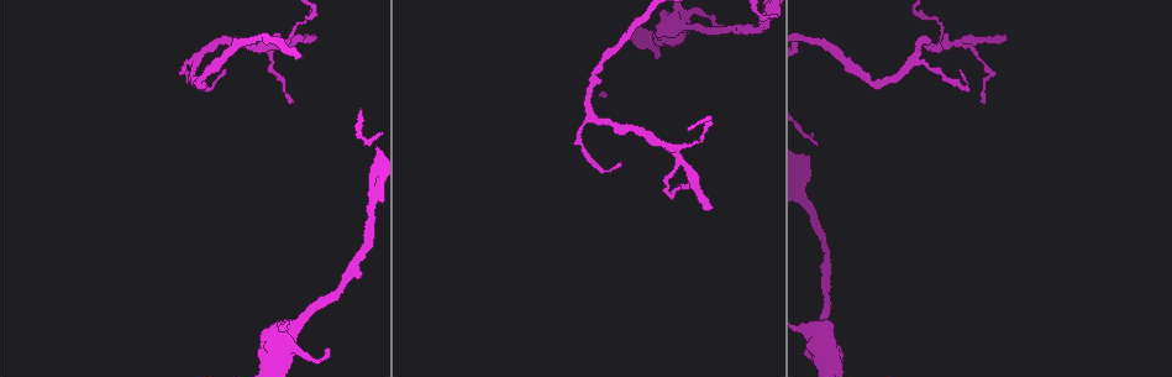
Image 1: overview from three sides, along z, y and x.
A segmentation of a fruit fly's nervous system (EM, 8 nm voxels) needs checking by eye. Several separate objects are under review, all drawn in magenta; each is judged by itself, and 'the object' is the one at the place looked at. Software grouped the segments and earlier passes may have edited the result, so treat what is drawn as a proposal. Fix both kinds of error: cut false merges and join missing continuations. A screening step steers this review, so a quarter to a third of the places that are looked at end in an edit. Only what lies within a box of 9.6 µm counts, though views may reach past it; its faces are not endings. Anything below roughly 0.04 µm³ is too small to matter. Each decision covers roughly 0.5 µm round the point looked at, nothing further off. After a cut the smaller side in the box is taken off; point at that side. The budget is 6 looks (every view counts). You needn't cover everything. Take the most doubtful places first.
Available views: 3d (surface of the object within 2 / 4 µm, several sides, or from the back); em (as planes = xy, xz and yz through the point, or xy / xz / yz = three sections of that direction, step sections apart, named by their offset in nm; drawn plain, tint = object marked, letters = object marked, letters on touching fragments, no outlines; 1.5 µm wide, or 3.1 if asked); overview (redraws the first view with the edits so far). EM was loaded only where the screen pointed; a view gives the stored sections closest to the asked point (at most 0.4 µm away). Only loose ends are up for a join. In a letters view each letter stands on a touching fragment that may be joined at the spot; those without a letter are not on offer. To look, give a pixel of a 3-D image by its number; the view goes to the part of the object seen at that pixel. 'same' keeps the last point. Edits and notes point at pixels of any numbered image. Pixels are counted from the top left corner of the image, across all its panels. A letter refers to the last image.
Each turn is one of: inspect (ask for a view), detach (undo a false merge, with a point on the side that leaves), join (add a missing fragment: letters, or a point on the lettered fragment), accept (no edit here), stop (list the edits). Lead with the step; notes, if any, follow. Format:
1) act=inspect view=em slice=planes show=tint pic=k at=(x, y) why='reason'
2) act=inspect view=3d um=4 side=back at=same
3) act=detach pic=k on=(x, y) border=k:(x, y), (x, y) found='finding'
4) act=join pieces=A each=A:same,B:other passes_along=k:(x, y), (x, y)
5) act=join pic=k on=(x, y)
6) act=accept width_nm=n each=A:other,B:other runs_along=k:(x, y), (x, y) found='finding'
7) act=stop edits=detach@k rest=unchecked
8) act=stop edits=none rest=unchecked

act=inspect view=3d um=2 pic=1 at=(1005, 36) why='tapers out'

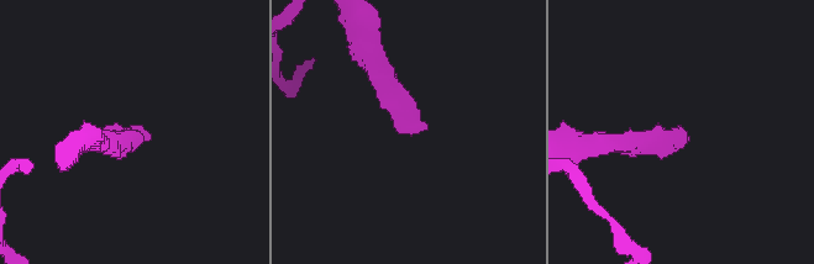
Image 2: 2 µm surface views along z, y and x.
act=inspect view=em slice=yz step=8 show=tint pic=2 at=(681, 134)

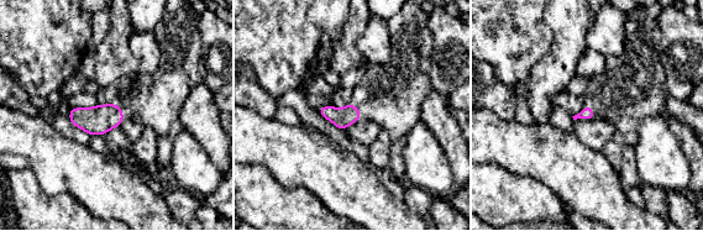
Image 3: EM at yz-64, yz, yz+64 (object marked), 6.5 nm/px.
act=inspect view=em slice=planes show=letters at=same

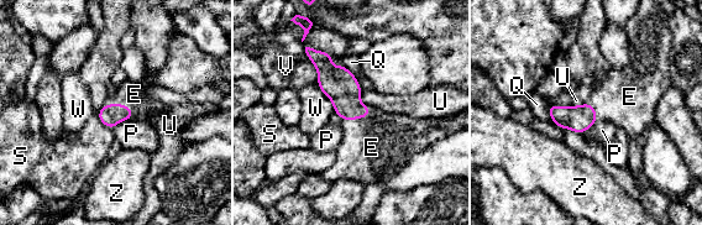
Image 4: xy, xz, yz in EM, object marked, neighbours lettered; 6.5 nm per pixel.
act=join pieces=E each=E:same,P:other,Q:other,S:other,U:other,V:other,W:other,Z:other found='the neuron continues'

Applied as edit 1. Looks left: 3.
act=inspect view=overview

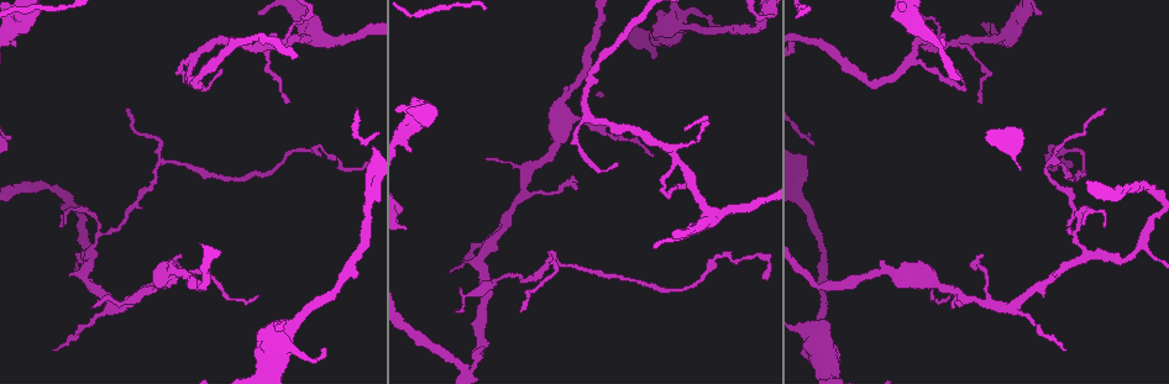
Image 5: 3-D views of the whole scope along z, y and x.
act=inspect view=em slice=planes show=letters pic=5 at=(322, 348) why='tapers out'

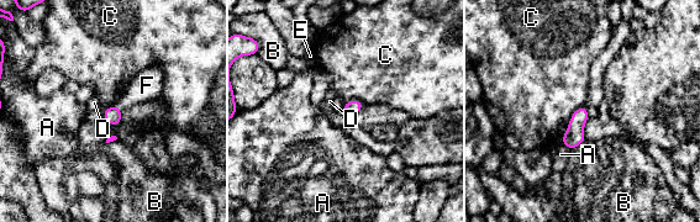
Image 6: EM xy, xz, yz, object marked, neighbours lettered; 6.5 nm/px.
act=join pieces=F width_nm=90 longest_contact=C:150nm each=A:other,B:other,C:other,D:other,E:other,F:same found='the neuron continues'

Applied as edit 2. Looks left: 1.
act=stop edits=join@4,join@6 rest=unchecked

